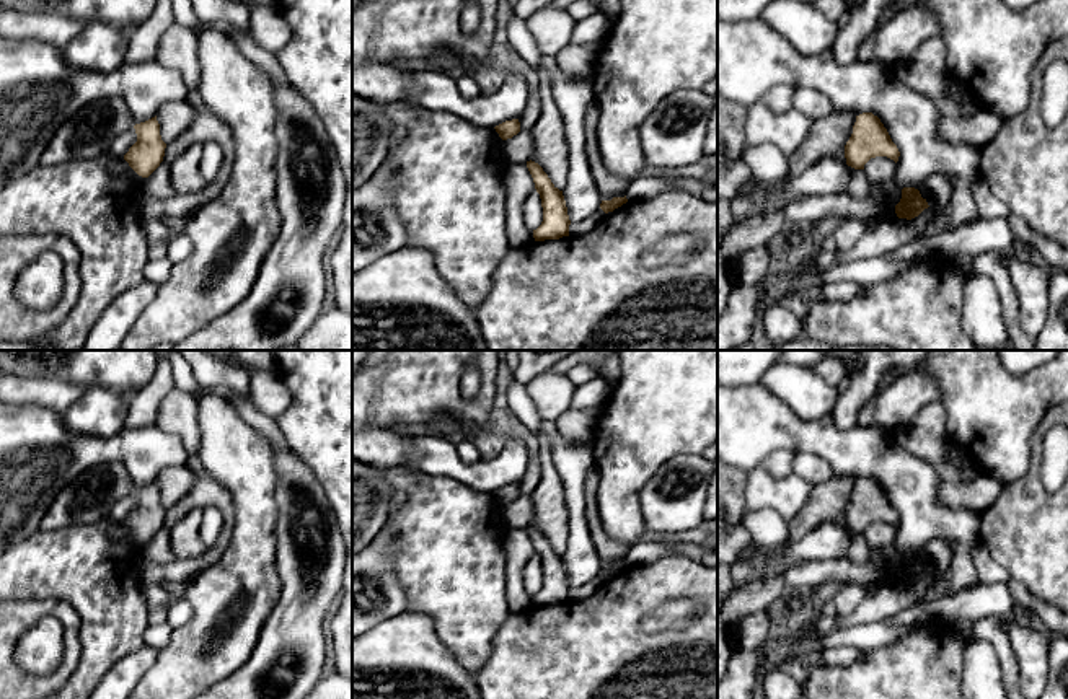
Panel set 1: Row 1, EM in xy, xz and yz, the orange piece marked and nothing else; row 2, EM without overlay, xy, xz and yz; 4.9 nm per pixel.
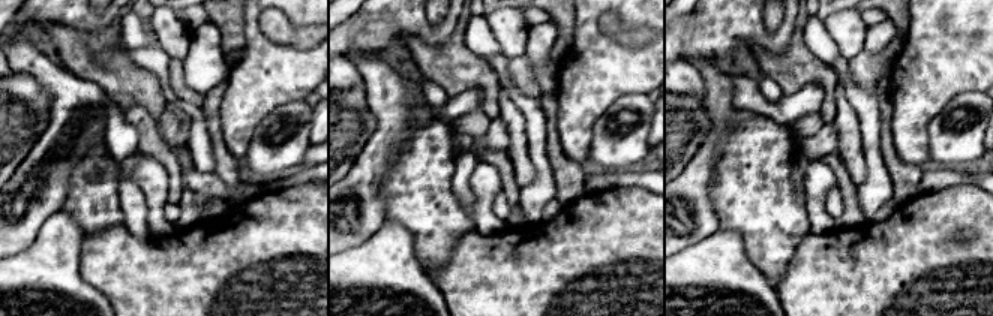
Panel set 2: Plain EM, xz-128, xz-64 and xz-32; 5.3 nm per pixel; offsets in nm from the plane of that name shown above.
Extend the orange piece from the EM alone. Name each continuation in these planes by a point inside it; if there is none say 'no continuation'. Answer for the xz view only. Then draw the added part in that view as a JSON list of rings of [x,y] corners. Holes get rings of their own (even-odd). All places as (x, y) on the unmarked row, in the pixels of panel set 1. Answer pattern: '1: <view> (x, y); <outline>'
no continuation

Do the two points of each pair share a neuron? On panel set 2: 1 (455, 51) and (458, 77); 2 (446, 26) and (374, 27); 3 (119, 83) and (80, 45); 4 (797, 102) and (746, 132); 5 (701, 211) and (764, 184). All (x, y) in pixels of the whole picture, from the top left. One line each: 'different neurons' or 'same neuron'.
1: same neuron
2: same neuron
3: same neuron
4: different neurons
5: different neurons

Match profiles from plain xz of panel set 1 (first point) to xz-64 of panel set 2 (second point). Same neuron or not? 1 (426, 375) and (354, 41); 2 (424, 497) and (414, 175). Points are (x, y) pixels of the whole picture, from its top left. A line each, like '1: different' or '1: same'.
1: same
2: same

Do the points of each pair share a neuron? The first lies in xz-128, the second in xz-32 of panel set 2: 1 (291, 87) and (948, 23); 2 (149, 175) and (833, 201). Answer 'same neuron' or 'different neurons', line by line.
1: same neuron
2: different neurons

